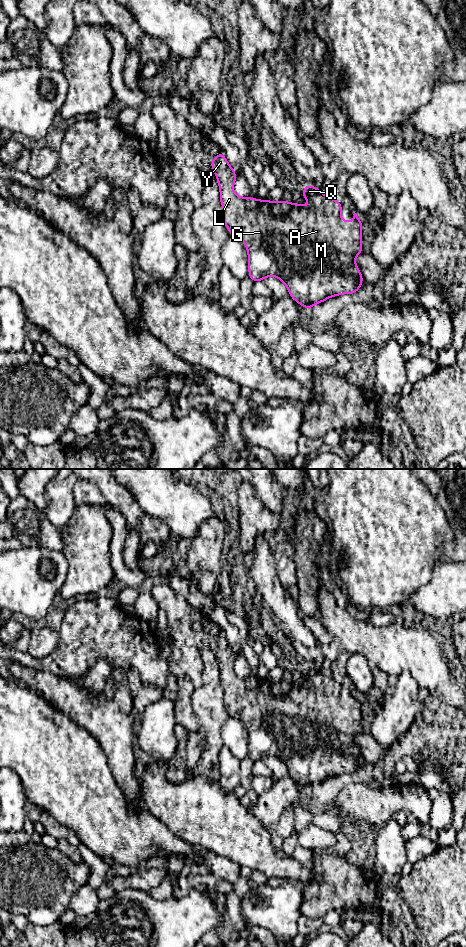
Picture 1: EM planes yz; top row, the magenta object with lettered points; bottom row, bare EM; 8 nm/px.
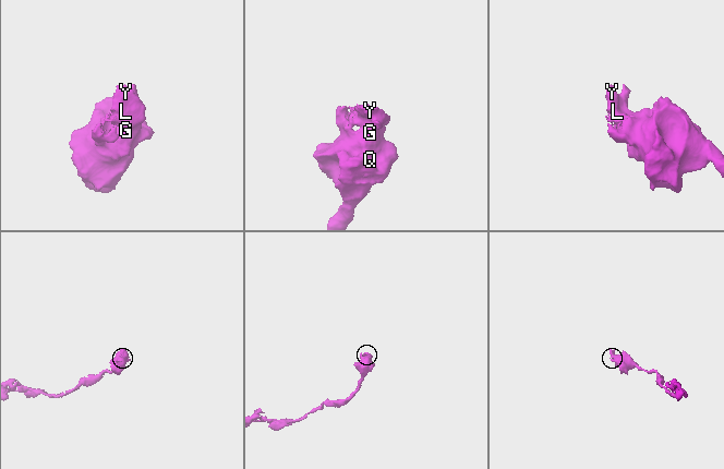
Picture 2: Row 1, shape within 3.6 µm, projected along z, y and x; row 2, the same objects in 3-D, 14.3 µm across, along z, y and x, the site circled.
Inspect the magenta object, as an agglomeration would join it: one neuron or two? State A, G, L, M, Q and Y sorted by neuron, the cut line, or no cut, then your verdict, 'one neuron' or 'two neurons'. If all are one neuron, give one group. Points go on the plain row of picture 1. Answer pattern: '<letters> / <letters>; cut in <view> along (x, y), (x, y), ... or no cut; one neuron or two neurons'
A G L M Q Y; no cut; one neuron

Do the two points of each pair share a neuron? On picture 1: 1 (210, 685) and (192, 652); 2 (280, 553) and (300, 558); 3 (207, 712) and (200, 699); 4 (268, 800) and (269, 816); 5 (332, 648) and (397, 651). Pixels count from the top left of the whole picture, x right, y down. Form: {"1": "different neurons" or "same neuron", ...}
{"1": "different neurons", "2": "different neurons", "3": "same neuron", "4": "same neuron", "5": "same neuron"}

